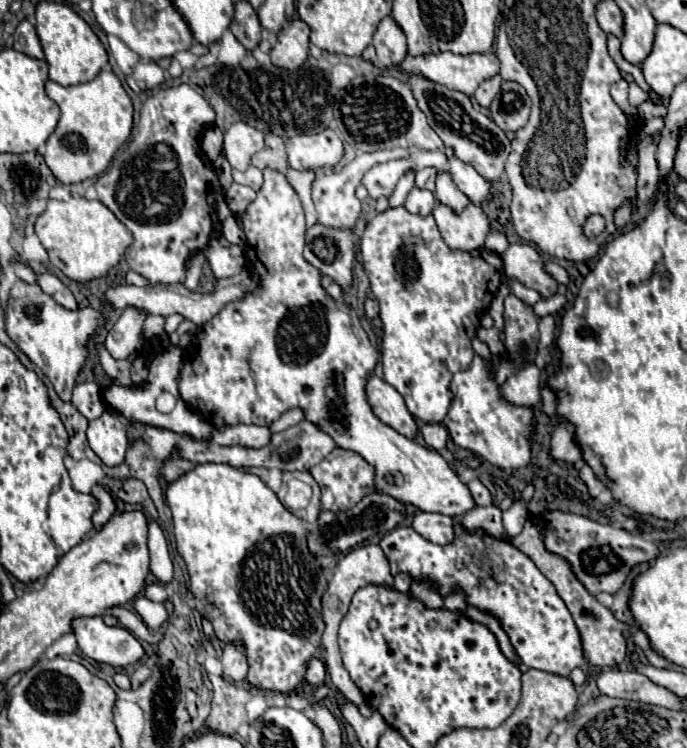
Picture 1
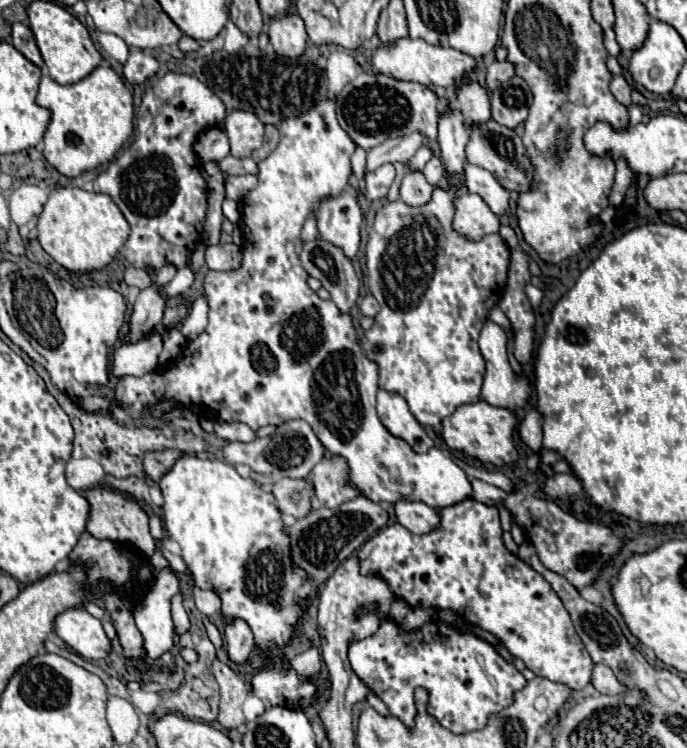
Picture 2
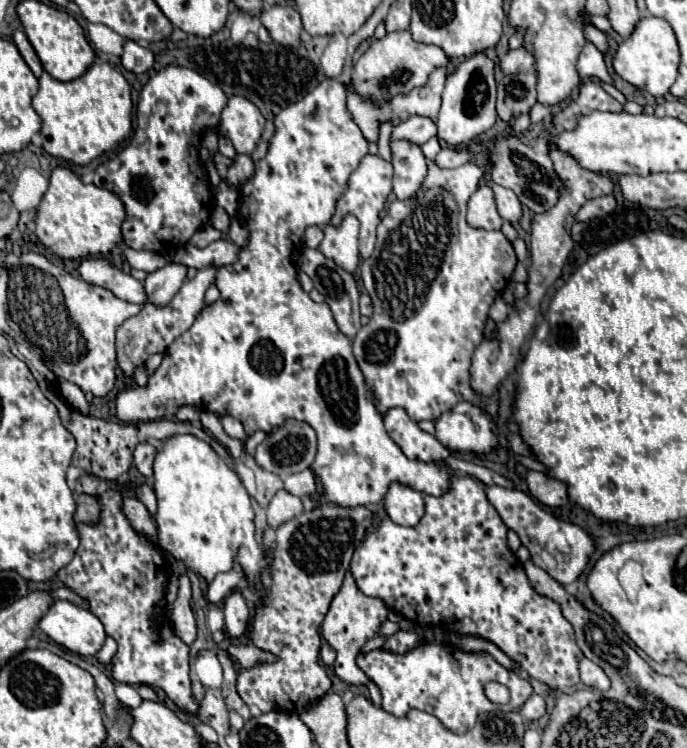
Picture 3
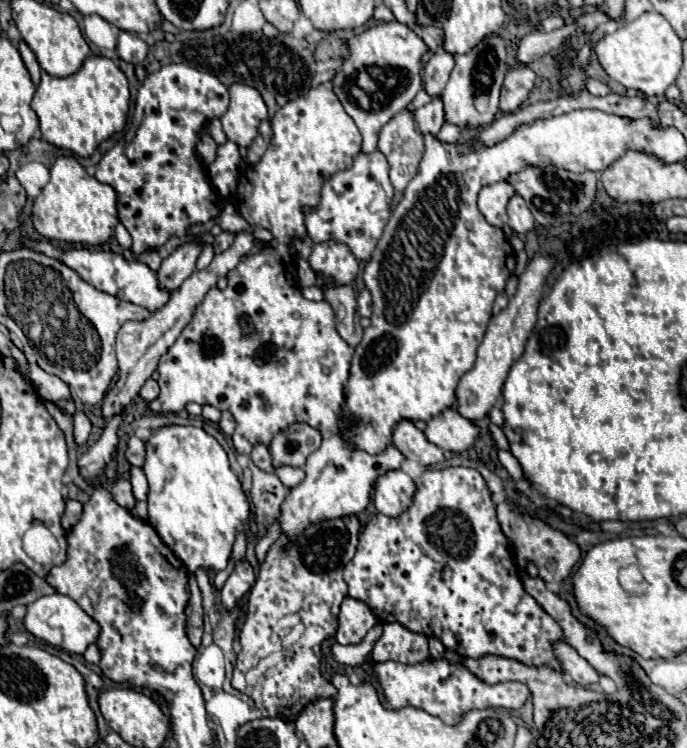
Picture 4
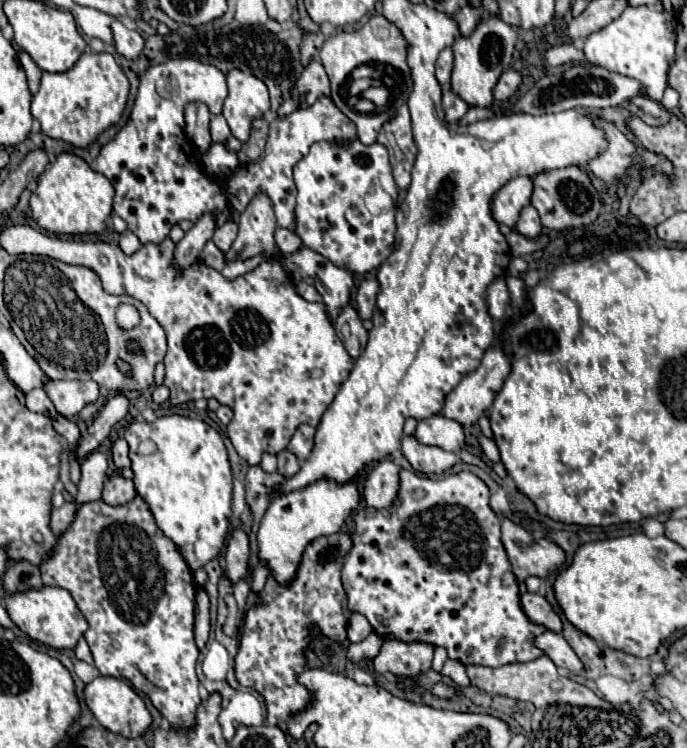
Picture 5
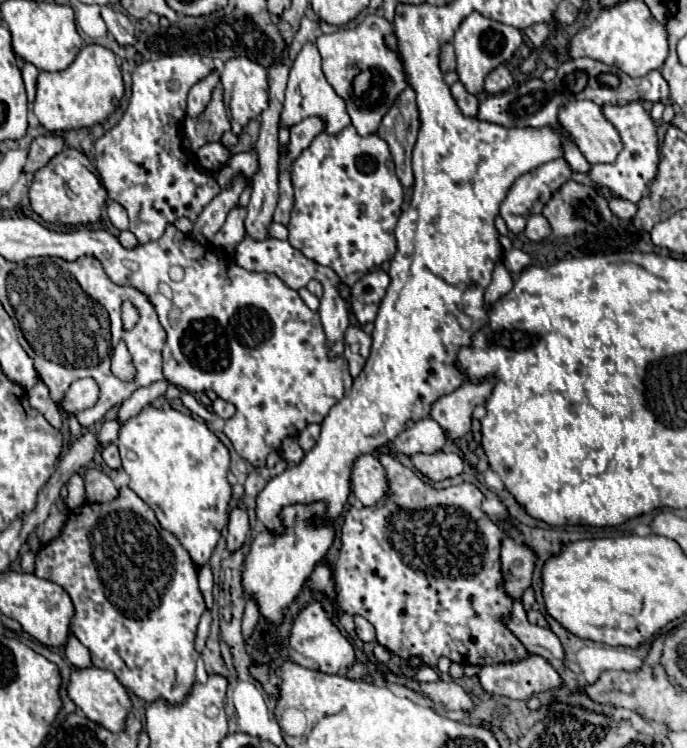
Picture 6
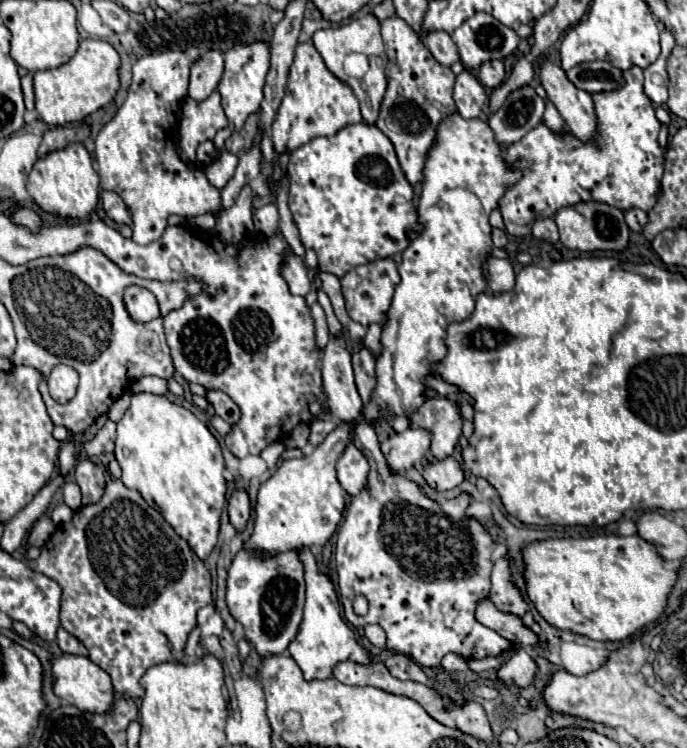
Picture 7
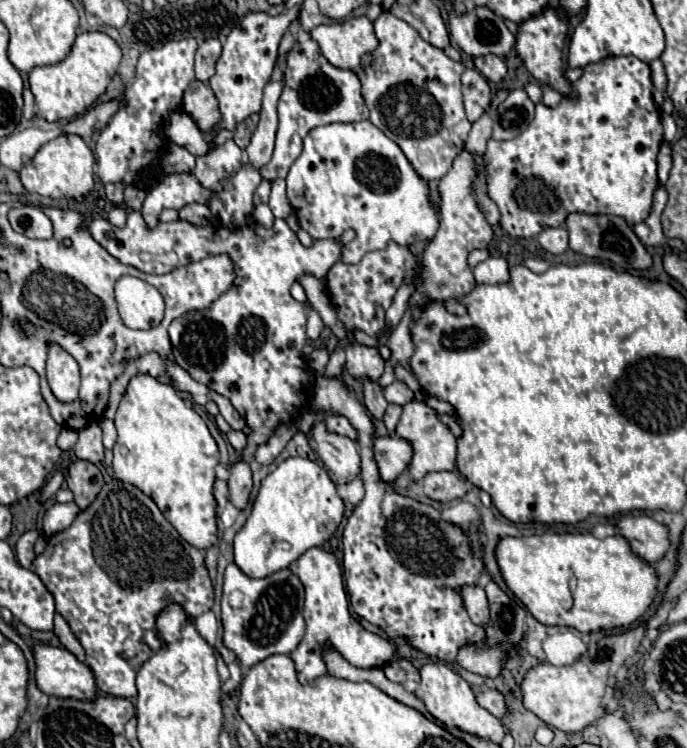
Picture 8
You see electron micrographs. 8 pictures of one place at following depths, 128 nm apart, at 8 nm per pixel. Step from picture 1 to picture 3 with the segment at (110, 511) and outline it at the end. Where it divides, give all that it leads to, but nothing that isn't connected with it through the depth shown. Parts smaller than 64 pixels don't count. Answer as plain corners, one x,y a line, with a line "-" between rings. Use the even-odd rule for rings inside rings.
74,494
76,500
76,512
74,512
74,522
88,522
88,524
96,524
98,522
98,514
100,514
100,504
96,498
86,496
86,494
-
124,498
122,504
122,512
126,514
126,518
130,520
132,528
140,534
144,534
148,540
152,540
158,546
158,538
156,538
156,524
150,516
150,512
146,510
146,506
140,500
134,498

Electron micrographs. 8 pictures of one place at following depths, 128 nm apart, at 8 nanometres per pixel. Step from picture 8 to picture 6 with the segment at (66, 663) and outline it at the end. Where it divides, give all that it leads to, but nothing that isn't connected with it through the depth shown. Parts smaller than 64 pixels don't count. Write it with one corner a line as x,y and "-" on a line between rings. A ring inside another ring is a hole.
94,666
72,668
66,692
68,692
70,700
76,704
76,708
80,708
90,720
102,724
110,732
120,732
124,728
124,718
130,712
132,702
130,702
126,688
116,680
116,676
110,670
102,670
102,668
94,668

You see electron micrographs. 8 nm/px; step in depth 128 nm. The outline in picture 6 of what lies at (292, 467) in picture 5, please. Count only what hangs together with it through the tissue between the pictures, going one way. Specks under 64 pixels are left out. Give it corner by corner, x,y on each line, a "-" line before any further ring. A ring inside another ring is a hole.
290,436
288,440
284,440
282,448
280,448
280,456
288,462
300,462
302,456
304,456
304,450
300,448
298,444
298,438
296,436

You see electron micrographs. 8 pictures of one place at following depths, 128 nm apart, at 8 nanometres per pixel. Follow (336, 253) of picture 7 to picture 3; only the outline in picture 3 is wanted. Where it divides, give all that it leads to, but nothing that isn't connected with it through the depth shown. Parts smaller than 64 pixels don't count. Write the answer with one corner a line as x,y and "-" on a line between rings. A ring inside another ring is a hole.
364,156
358,170
352,172
350,180
348,180
348,188
344,192
344,196
338,198
336,202
336,212
332,216
332,220
328,224
336,226
340,224
340,220
348,214
356,216
360,220
360,256
368,258
374,250
376,244
376,228
380,224
380,212
384,208
388,194
392,192
392,164
388,160
382,160
380,156

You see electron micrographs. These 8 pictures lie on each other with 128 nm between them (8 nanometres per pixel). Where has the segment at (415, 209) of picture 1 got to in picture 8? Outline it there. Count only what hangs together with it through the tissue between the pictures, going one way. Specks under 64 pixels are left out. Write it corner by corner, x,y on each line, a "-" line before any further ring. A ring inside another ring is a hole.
382,12
374,22
374,32
378,38
378,46
374,52
362,56
362,68
356,70
362,82
362,96
370,110
370,122
376,124
390,140
394,140
416,172
424,180
440,180
452,168
452,160
462,150
470,122
464,112
462,92
460,92
460,76
466,70
464,62
456,62
444,54
444,50
428,44
410,24
396,18
390,12

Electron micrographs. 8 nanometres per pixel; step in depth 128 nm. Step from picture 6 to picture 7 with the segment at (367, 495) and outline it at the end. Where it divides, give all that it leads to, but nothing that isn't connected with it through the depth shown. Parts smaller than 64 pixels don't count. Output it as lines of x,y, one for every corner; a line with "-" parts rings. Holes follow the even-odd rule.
348,444
348,448
344,448
344,454
336,462
338,482
352,496
356,496
366,486
368,470
370,470
370,466
368,466
366,458
354,444

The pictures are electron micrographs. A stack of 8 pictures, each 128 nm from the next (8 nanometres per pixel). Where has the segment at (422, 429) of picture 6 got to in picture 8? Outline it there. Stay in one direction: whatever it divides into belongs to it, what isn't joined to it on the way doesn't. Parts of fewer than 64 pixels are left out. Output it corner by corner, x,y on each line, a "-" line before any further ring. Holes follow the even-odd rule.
384,436
374,440
374,460
378,464
380,480
394,482
408,466
412,448
406,440
396,436

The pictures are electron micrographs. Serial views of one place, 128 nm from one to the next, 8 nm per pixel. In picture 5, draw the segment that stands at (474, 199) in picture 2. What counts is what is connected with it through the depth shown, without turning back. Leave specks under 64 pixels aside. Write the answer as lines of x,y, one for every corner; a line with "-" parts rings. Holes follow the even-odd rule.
520,176
502,186
492,200
492,216
496,222
510,228
516,226
522,208
530,206
532,198
532,176

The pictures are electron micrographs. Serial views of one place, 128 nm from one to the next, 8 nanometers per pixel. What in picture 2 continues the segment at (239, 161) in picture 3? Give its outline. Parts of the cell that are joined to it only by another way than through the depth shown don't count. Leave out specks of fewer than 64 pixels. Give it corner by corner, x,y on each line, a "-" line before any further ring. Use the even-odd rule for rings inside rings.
226,176
226,196
240,202
256,184
256,176

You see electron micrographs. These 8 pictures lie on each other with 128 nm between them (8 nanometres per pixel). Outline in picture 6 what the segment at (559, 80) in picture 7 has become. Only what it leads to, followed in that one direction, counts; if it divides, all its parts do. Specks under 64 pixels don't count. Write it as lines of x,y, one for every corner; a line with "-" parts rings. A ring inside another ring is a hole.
570,100
562,104
558,122
590,164
614,162
616,154
622,150
616,128
604,118
602,108
590,100

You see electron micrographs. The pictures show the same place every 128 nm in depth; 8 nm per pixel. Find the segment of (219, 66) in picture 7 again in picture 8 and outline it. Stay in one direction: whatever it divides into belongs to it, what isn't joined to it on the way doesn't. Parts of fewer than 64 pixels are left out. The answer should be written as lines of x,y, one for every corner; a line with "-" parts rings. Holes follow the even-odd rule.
208,38
198,46
196,52
196,78
202,82
208,82
208,78
214,74
214,64
222,52
218,38

